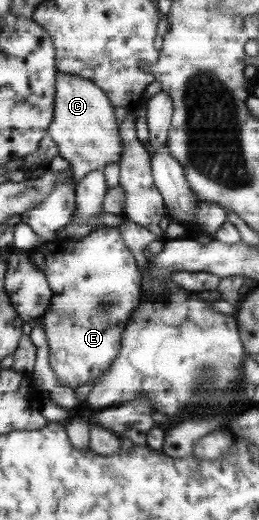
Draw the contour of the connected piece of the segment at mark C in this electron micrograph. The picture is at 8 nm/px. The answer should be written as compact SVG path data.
M59 72L57 89L55 119L49 133L60 145L62 156L75 169L76 183L81 183L93 171L104 170L107 165L120 165L122 141L109 95L89 78L65 72Z

